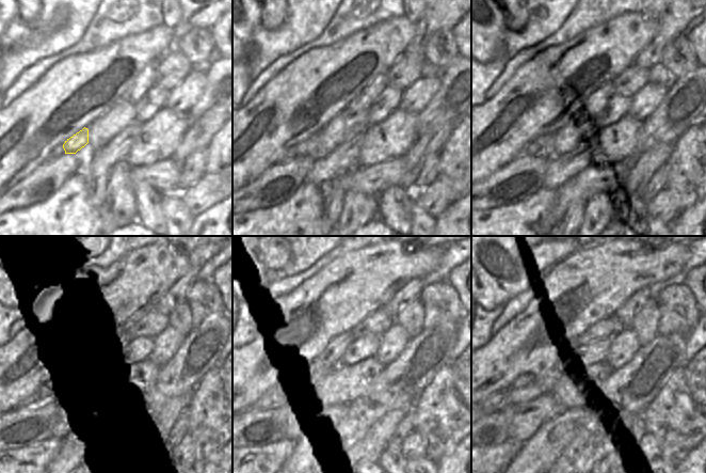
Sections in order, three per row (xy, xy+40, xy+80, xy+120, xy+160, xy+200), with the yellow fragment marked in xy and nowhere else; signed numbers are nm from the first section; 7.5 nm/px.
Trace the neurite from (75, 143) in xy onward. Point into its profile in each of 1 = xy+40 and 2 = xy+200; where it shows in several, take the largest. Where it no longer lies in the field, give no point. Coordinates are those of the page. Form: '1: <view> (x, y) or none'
1: xy+40 (306, 147)
2: xy+200 (533, 390)

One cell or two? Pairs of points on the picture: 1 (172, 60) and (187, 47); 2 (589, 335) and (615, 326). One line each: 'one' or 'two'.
1: two
2: one

